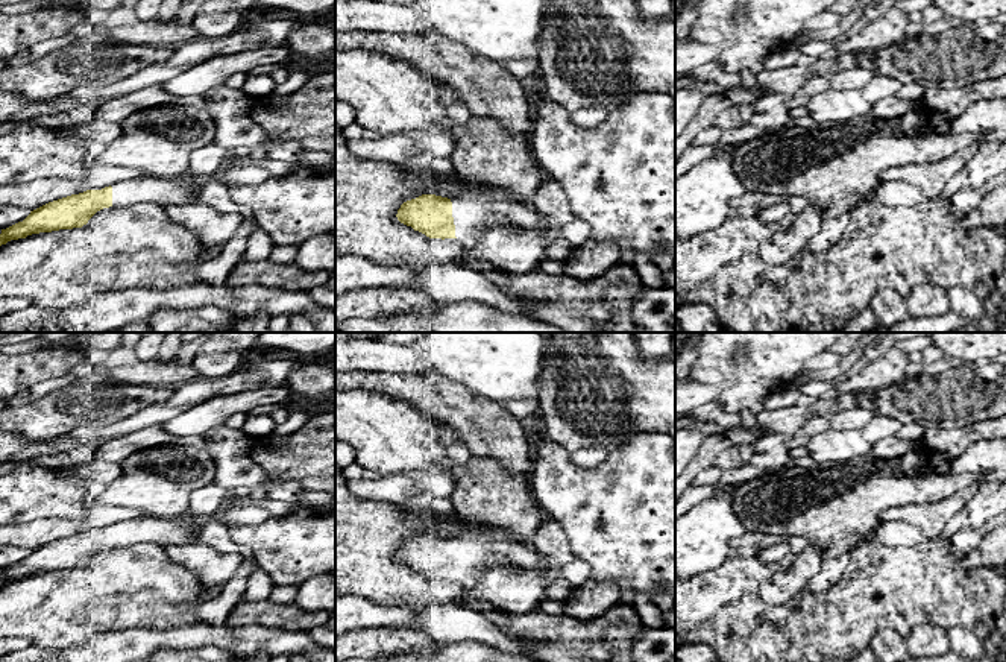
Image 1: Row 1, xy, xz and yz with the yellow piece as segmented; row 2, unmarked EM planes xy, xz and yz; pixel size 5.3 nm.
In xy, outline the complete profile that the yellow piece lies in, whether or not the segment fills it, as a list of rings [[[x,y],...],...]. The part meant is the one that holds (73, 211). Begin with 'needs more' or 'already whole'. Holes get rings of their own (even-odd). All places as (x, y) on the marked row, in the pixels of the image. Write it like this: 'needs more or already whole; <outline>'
needs more; [[[152,176],[121,179],[102,190],[86,190],[33,211],[23,220],[2,229],[0,246],[32,234],[82,228],[103,208],[124,208],[137,203],[182,205],[196,202],[197,187],[187,181],[168,181]]]

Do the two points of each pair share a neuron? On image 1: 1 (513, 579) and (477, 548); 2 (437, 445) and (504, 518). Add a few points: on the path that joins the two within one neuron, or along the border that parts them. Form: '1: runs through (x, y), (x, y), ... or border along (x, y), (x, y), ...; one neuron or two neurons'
1: border along (536, 567), (499, 565), (490, 573); two neurons
2: runs through (449, 463), (486, 500); one neuron

